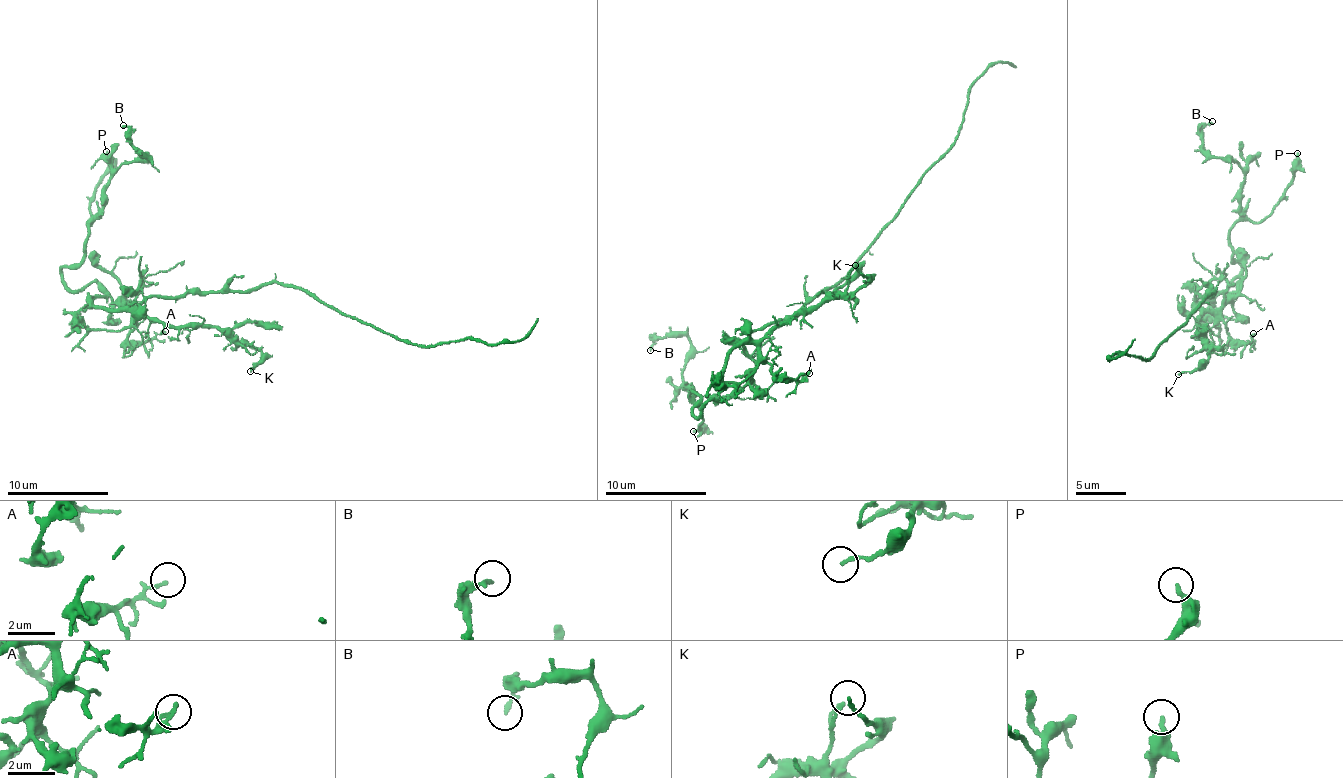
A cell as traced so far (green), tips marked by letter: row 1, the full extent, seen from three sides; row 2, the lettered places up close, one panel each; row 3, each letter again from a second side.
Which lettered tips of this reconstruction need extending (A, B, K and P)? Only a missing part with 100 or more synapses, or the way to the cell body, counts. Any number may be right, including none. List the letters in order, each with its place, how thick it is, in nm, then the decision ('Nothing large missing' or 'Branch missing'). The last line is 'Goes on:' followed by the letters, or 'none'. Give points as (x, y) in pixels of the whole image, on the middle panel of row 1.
A: Place: (809, 373). Thickness 90 nm. Nothing large missing
B: Place: (650, 350). Thickness 160 nm. Nothing large missing
K: Place: (855, 265). Thickness 130 nm. Nothing large missing
P: Place: (693, 431). Thickness 260 nm. Nothing large missing
Goes on: none

